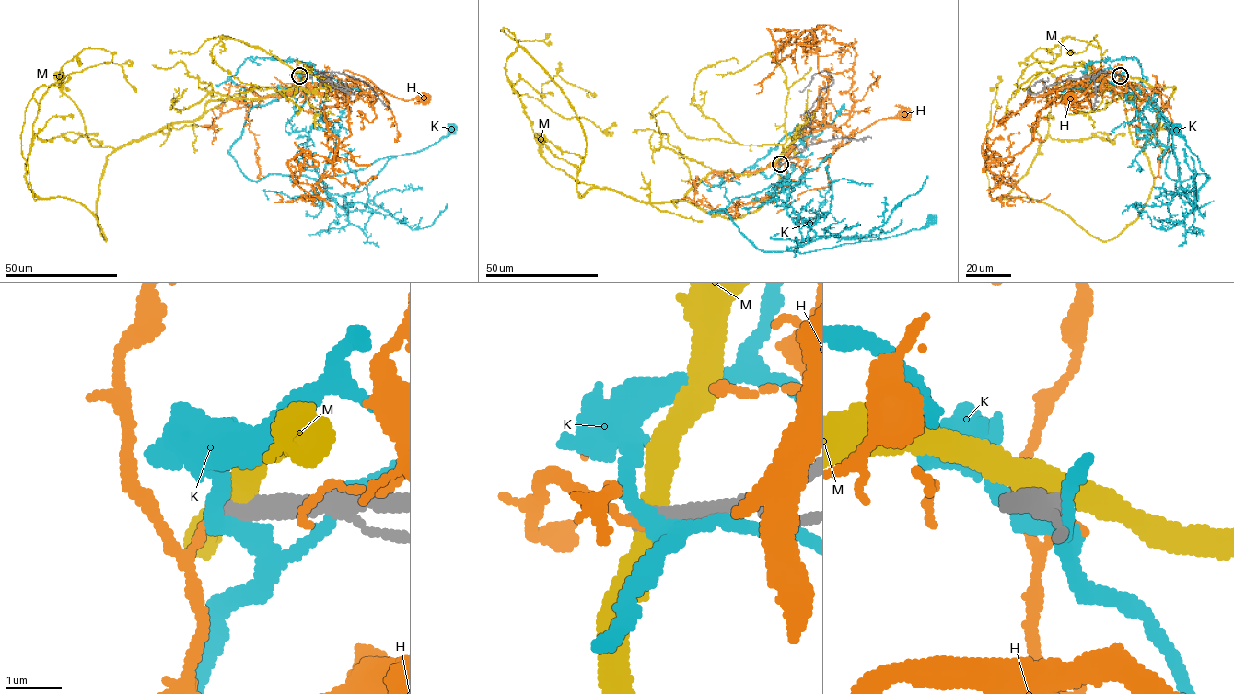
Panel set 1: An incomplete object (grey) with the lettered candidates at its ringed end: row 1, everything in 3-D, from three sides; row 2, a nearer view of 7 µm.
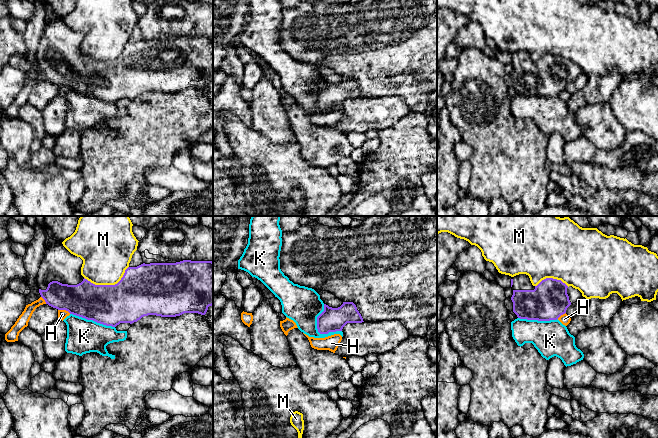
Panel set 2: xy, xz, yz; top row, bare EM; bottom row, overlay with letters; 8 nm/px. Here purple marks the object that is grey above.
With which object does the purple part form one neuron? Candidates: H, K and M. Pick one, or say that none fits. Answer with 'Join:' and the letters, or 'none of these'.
Join: none of these

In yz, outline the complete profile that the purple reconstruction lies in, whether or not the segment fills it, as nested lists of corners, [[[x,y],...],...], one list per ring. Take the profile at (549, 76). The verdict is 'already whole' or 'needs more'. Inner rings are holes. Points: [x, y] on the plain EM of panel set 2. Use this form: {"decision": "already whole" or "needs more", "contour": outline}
{"decision": "needs more", "contour": [[[526,50],[511,55],[513,88],[520,95],[557,96],[567,84],[582,73],[582,69],[561,56],[546,54],[533,62]]]}

